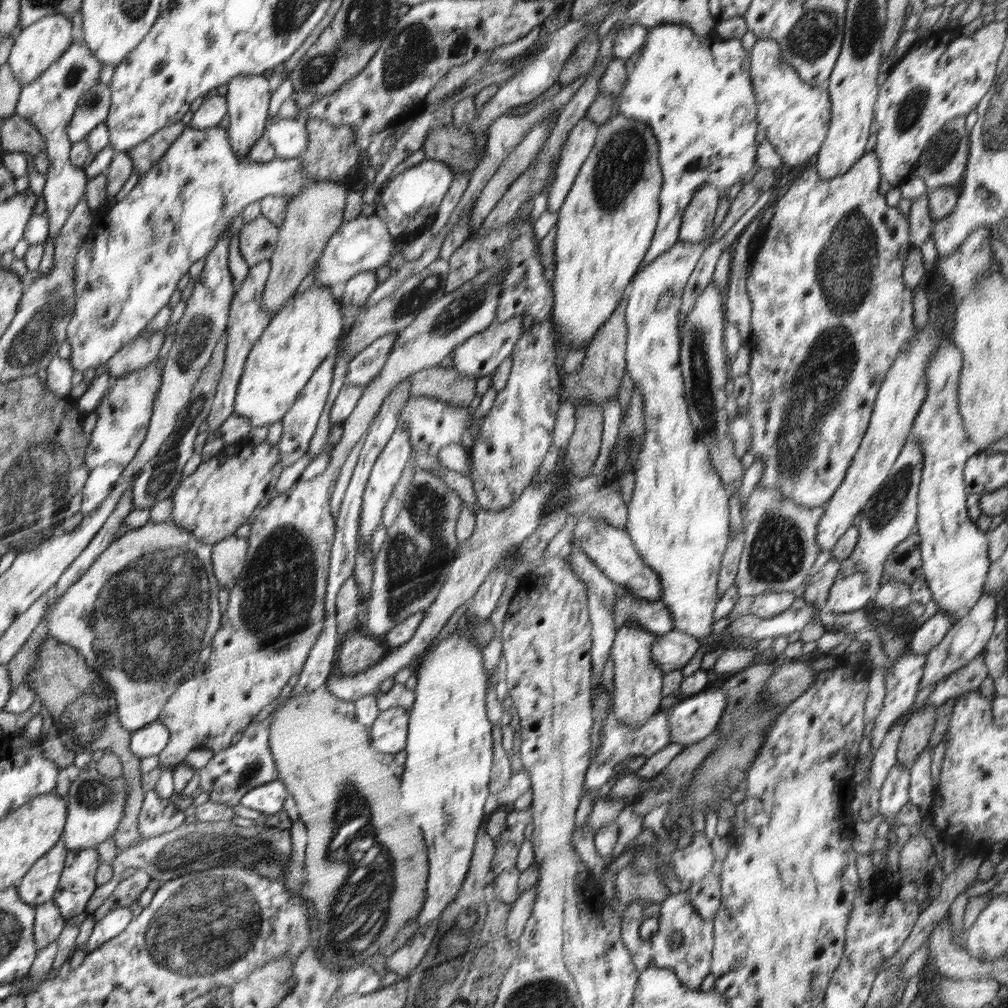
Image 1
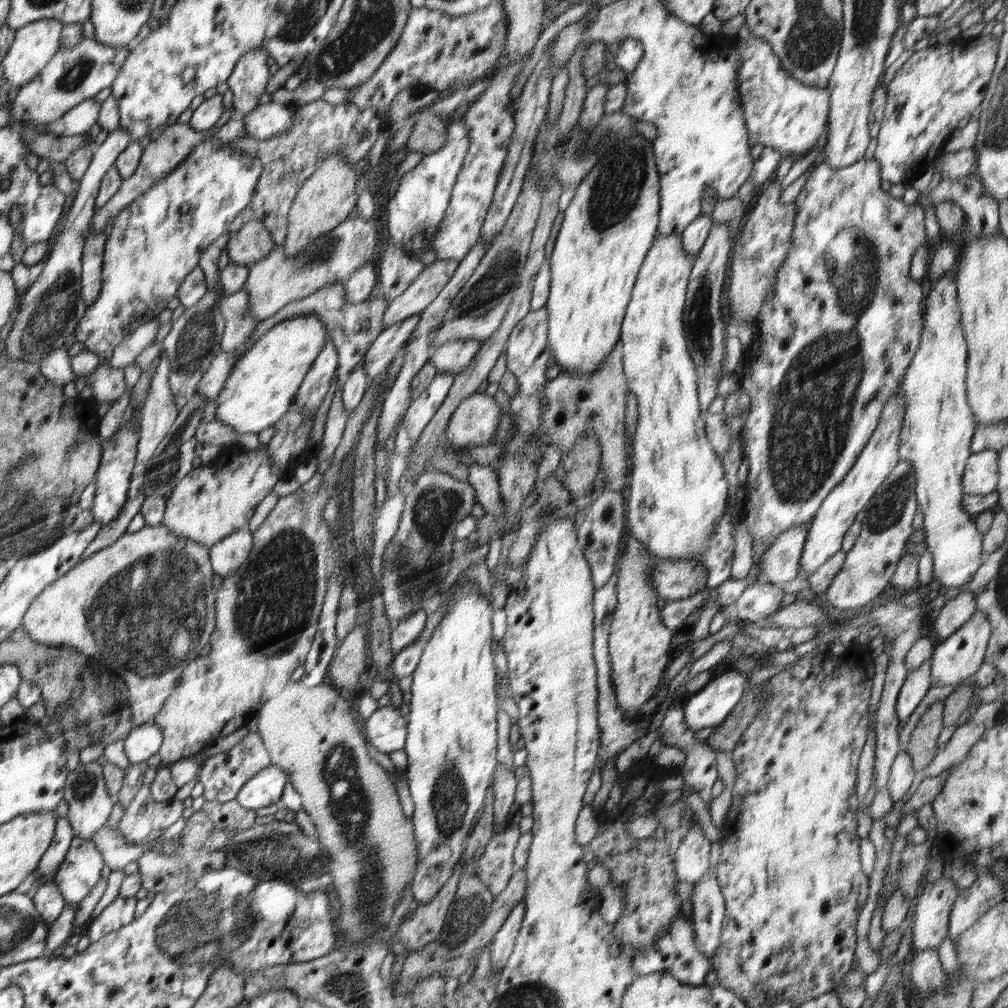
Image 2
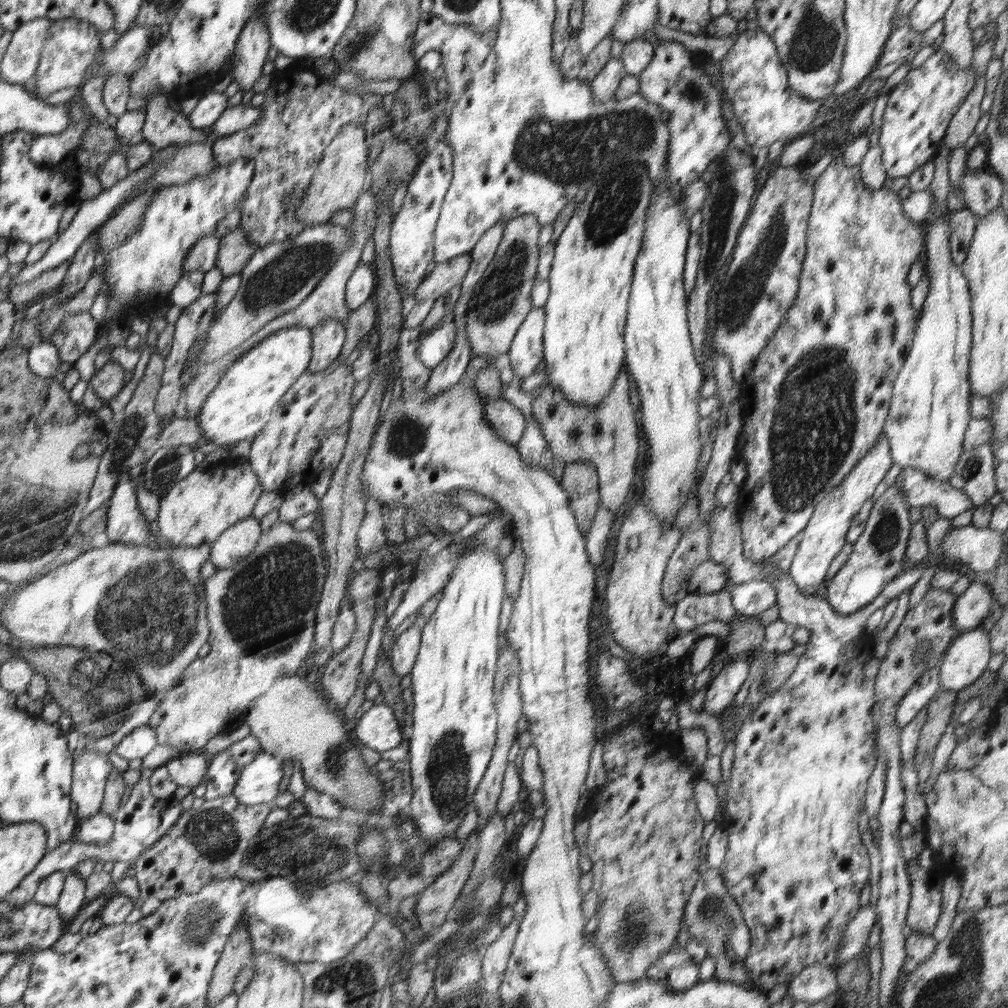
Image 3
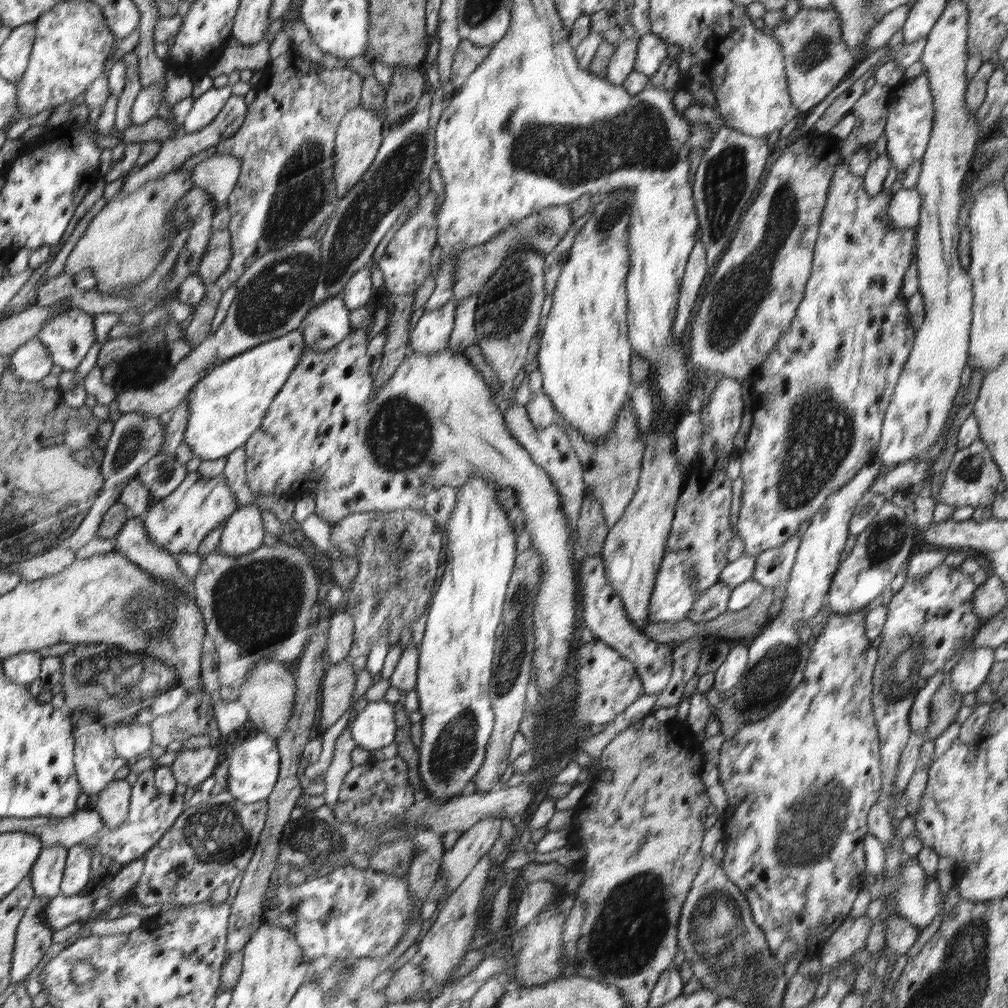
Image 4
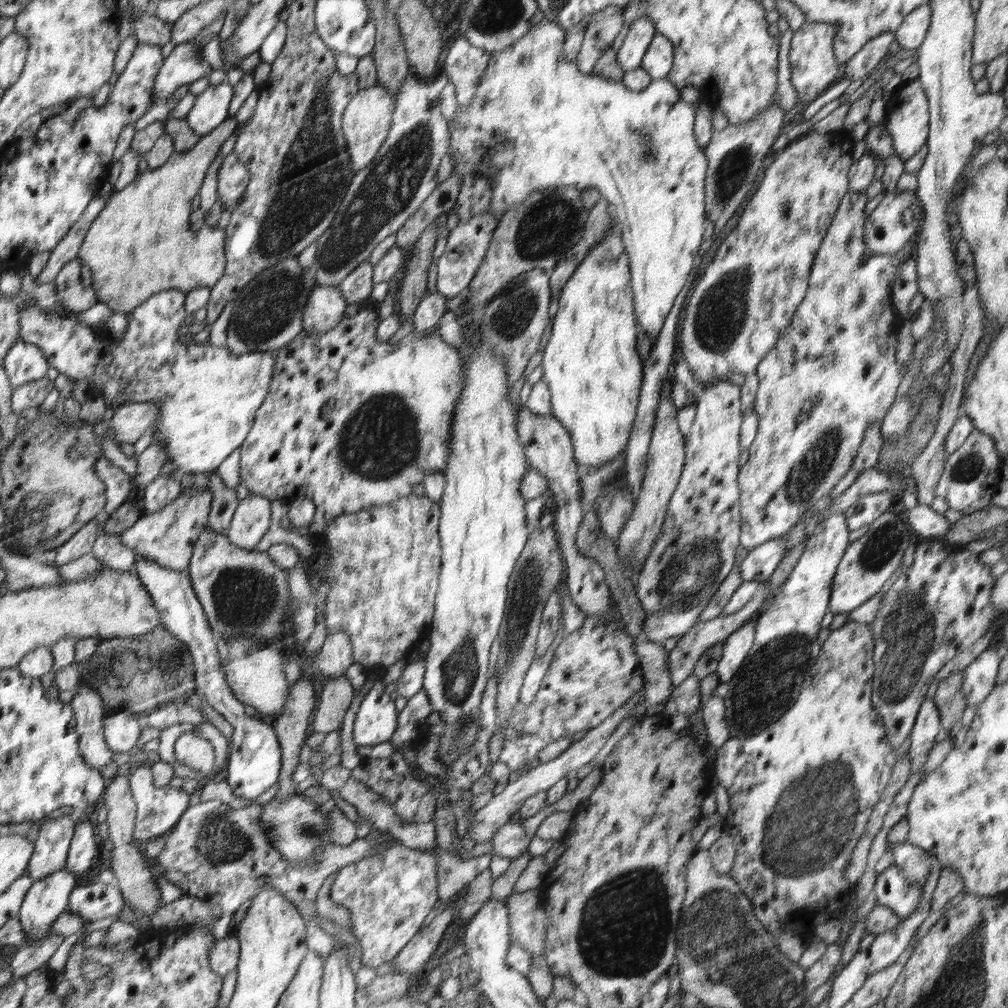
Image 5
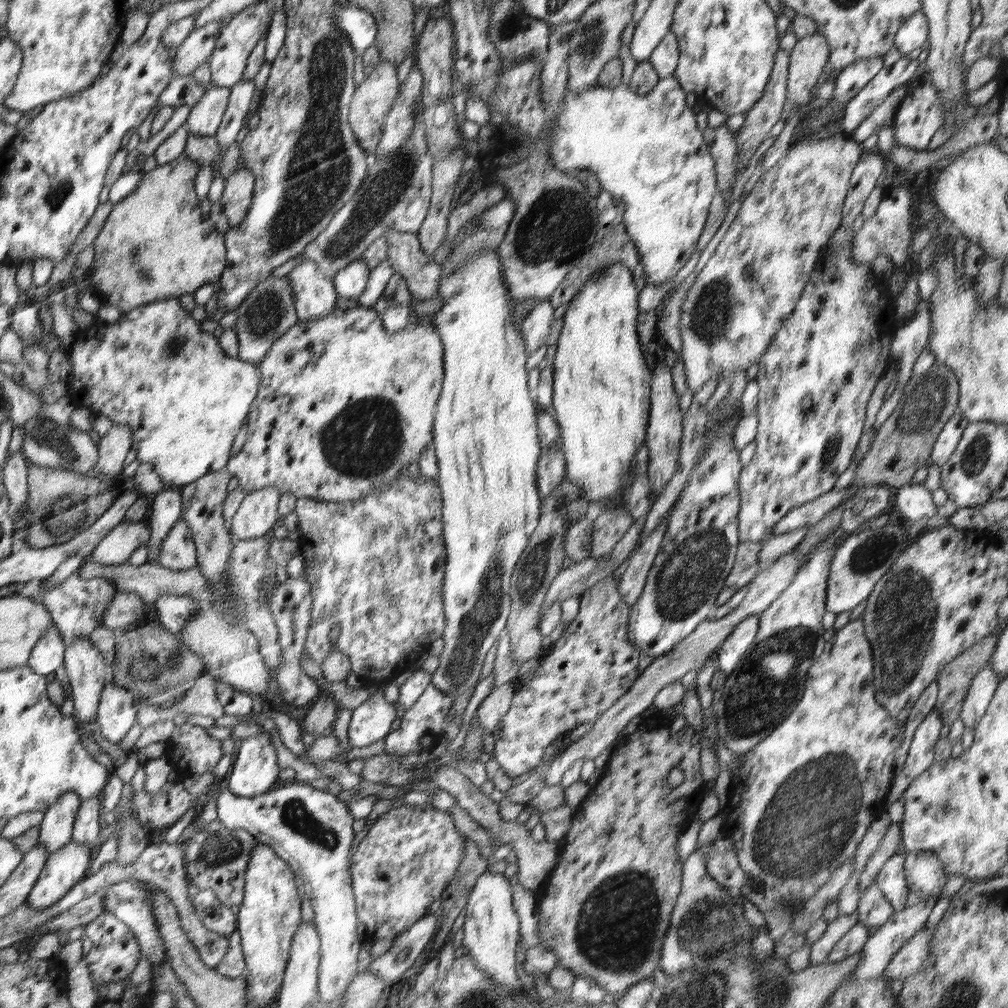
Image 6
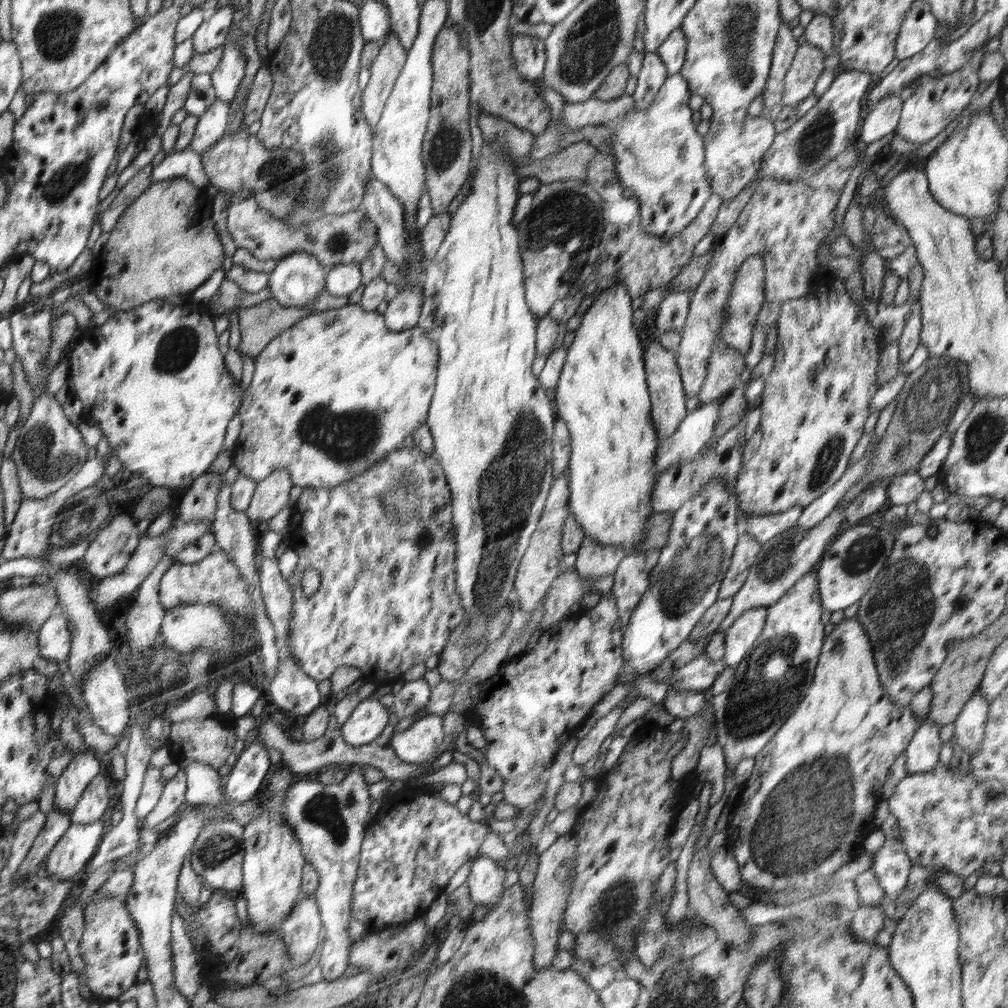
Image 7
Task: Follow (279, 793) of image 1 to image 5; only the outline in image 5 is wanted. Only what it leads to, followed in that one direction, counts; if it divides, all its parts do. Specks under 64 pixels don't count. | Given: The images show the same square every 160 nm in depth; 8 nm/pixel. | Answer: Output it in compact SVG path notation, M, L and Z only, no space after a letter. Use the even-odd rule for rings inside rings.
M136 555L133 570L151 594L162 618L161 624L164 624L164 628L170 634L181 639L189 647L194 667L197 668L198 691L196 692L202 694L209 705L213 706L213 710L216 710L234 728L228 747L228 768L226 768L228 775L225 776L232 794L249 801L258 798L277 782L281 771L281 746L275 729L270 726L268 720L260 719L250 712L246 704L234 697L232 690L226 684L221 652L219 652L222 640L219 638L219 633L210 628L187 571L166 568L153 560L145 559L142 555Z

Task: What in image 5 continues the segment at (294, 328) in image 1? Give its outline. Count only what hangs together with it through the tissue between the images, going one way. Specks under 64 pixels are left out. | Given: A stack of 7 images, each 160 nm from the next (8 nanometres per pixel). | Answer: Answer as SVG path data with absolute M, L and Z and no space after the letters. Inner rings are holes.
M168 289L163 290L161 293L153 294L152 297L148 298L148 301L142 302L141 306L137 309L132 310L127 314L128 317L128 327L126 335L123 339L112 338L110 341L114 341L114 344L110 344L110 350L106 350L106 341L102 344L102 341L96 340L95 332L91 327L83 325L82 323L74 322L70 318L62 318L56 311L47 311L40 308L39 306L33 306L31 300L28 300L27 308L20 312L20 326L21 331L19 334L19 340L30 344L35 344L40 347L43 352L44 358L46 358L47 363L52 368L56 368L60 374L65 374L71 380L86 380L89 382L88 394L91 398L102 397L107 404L107 408L113 408L116 410L119 406L125 405L126 403L141 403L146 401L154 401L161 409L159 410L155 425L156 429L156 439L154 441L160 441L166 452L168 452L168 460L173 462L178 467L178 472L176 475L180 476L184 473L206 473L208 471L213 471L228 458L228 456L234 452L237 448L243 445L246 438L249 436L251 429L256 421L257 410L261 408L264 403L266 395L269 393L270 381L273 380L273 370L275 363L275 352L272 351L258 351L255 353L241 354L228 356L214 356L214 360L218 360L218 364L214 362L214 366L210 364L210 354L204 358L204 362L208 364L208 370L206 374L202 376L202 345L203 343L196 344L191 342L178 341L178 328L182 323L185 323L185 317L187 316L185 310L185 292L178 289Z

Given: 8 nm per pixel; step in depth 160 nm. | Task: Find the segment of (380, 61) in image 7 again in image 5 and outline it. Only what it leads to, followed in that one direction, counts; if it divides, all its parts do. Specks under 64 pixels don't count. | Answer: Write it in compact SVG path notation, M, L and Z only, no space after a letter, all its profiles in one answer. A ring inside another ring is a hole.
M379 82L370 88L359 90L347 104L341 118L341 127L346 139L347 153L350 155L352 172L356 173L373 162L373 158L389 133L394 107L395 97Z

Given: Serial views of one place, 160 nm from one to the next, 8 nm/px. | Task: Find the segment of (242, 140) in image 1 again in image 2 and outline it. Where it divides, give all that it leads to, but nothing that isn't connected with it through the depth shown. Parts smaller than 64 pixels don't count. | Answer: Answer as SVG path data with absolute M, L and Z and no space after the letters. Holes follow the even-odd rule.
M263 48L251 50L241 57L233 74L226 82L233 94L235 116L244 119L259 105L260 96L266 90L266 83L271 77Z

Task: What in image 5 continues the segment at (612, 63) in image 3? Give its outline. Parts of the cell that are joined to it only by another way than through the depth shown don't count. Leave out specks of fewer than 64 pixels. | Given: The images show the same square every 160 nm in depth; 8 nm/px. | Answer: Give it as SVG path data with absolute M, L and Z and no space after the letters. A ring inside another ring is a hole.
M644 16L636 18L629 27L629 32L617 52L617 63L624 73L641 66L646 49L657 33L654 23Z

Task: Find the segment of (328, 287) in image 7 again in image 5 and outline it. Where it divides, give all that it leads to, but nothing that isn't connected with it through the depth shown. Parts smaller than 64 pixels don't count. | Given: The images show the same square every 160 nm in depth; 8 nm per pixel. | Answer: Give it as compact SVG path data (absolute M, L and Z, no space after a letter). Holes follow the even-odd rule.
M366 261L347 274L338 289L347 305L366 304L370 300L373 283L373 265Z

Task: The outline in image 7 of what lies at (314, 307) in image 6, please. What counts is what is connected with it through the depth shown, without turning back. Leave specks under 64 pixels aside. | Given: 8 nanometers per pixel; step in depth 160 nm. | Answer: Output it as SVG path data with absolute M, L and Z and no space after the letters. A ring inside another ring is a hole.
M294 253L282 258L269 273L270 297L284 307L308 307L325 291L325 270L310 253Z

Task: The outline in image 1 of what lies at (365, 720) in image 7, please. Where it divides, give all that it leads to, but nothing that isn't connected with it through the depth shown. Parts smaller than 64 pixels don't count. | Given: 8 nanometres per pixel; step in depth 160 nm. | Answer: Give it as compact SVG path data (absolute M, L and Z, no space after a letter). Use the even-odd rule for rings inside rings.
M392 707L376 718L370 730L371 745L378 753L396 754L405 749L409 724L409 711Z

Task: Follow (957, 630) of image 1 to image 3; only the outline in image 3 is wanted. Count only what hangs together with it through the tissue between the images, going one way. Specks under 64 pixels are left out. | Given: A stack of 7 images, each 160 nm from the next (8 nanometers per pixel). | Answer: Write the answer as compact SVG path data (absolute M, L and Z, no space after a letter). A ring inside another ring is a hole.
M978 626L960 633L939 664L941 690L956 692L974 684L987 670L990 658L987 629Z

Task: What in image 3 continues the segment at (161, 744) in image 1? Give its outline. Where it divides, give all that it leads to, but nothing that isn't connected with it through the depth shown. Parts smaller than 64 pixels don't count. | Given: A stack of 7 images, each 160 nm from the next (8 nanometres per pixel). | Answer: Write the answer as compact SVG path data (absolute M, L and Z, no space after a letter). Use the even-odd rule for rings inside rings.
M140 726L124 737L113 752L131 763L138 763L156 746L156 734L152 727Z

